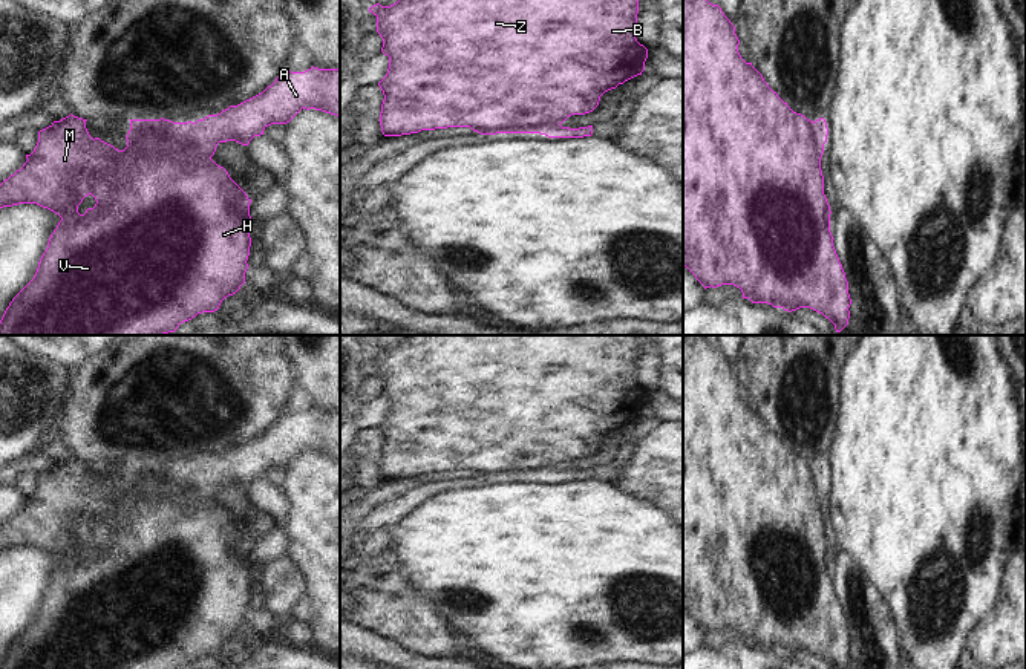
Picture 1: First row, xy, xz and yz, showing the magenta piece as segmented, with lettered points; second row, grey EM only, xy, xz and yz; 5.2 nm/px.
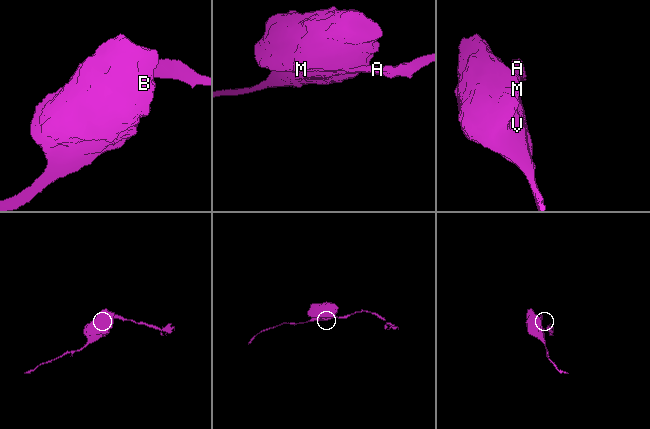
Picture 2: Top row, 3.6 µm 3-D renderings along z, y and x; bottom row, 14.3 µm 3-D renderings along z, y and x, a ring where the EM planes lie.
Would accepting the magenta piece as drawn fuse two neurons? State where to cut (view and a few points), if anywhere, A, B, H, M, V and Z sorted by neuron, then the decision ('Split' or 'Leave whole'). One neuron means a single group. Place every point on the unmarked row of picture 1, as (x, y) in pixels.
Split along xy (193, 466), (207, 486), (216, 487). Groups: A / B H M V Z. Split

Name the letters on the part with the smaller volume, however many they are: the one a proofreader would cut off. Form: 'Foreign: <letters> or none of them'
Foreign: A

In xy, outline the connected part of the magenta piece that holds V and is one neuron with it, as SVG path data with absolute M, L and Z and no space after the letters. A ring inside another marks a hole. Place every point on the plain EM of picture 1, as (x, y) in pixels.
M72 456L38 475L38 485L20 513L0 527L0 551L18 547L37 547L58 557L61 563L49 580L34 622L12 641L6 651L0 669L179 669L202 655L214 655L224 641L236 637L245 626L245 615L250 611L251 580L250 559L251 542L230 521L228 514L217 508L211 499L217 487L207 487L205 479L196 473L194 465L173 465L170 462L130 462L130 473L126 479L127 490L118 493L113 488L92 481L83 461ZM92 537L96 543L93 551L84 557L78 556L78 548L86 539Z

